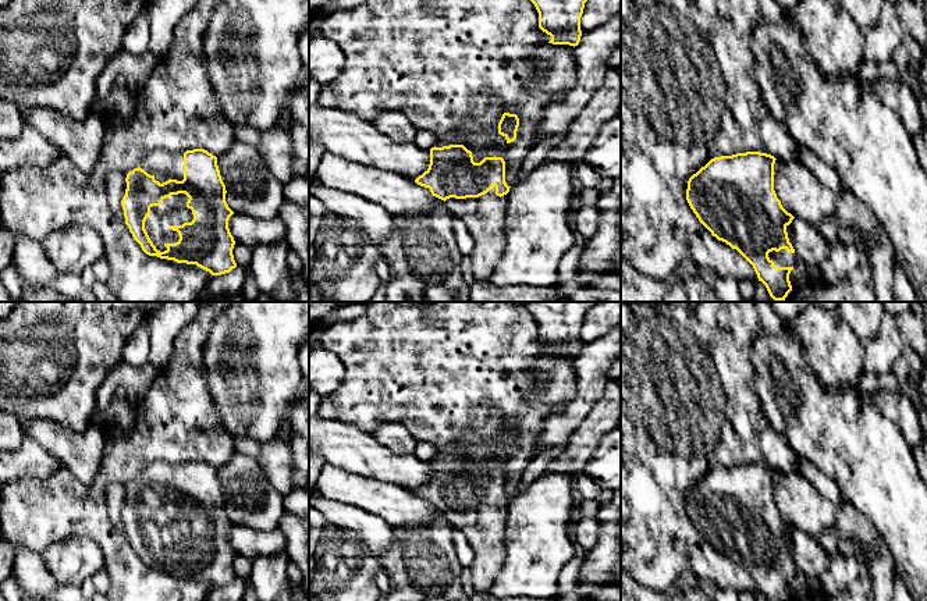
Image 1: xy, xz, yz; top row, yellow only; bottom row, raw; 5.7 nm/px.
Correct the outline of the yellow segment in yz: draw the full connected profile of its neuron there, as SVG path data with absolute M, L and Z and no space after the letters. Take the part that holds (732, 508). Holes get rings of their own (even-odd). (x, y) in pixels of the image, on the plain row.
M760 463L736 465L711 470L688 492L686 512L699 533L732 561L736 561L754 580L759 593L767 601L792 601L789 586L796 573L795 561L789 554L786 538L795 530L788 524L774 502L775 469Z

